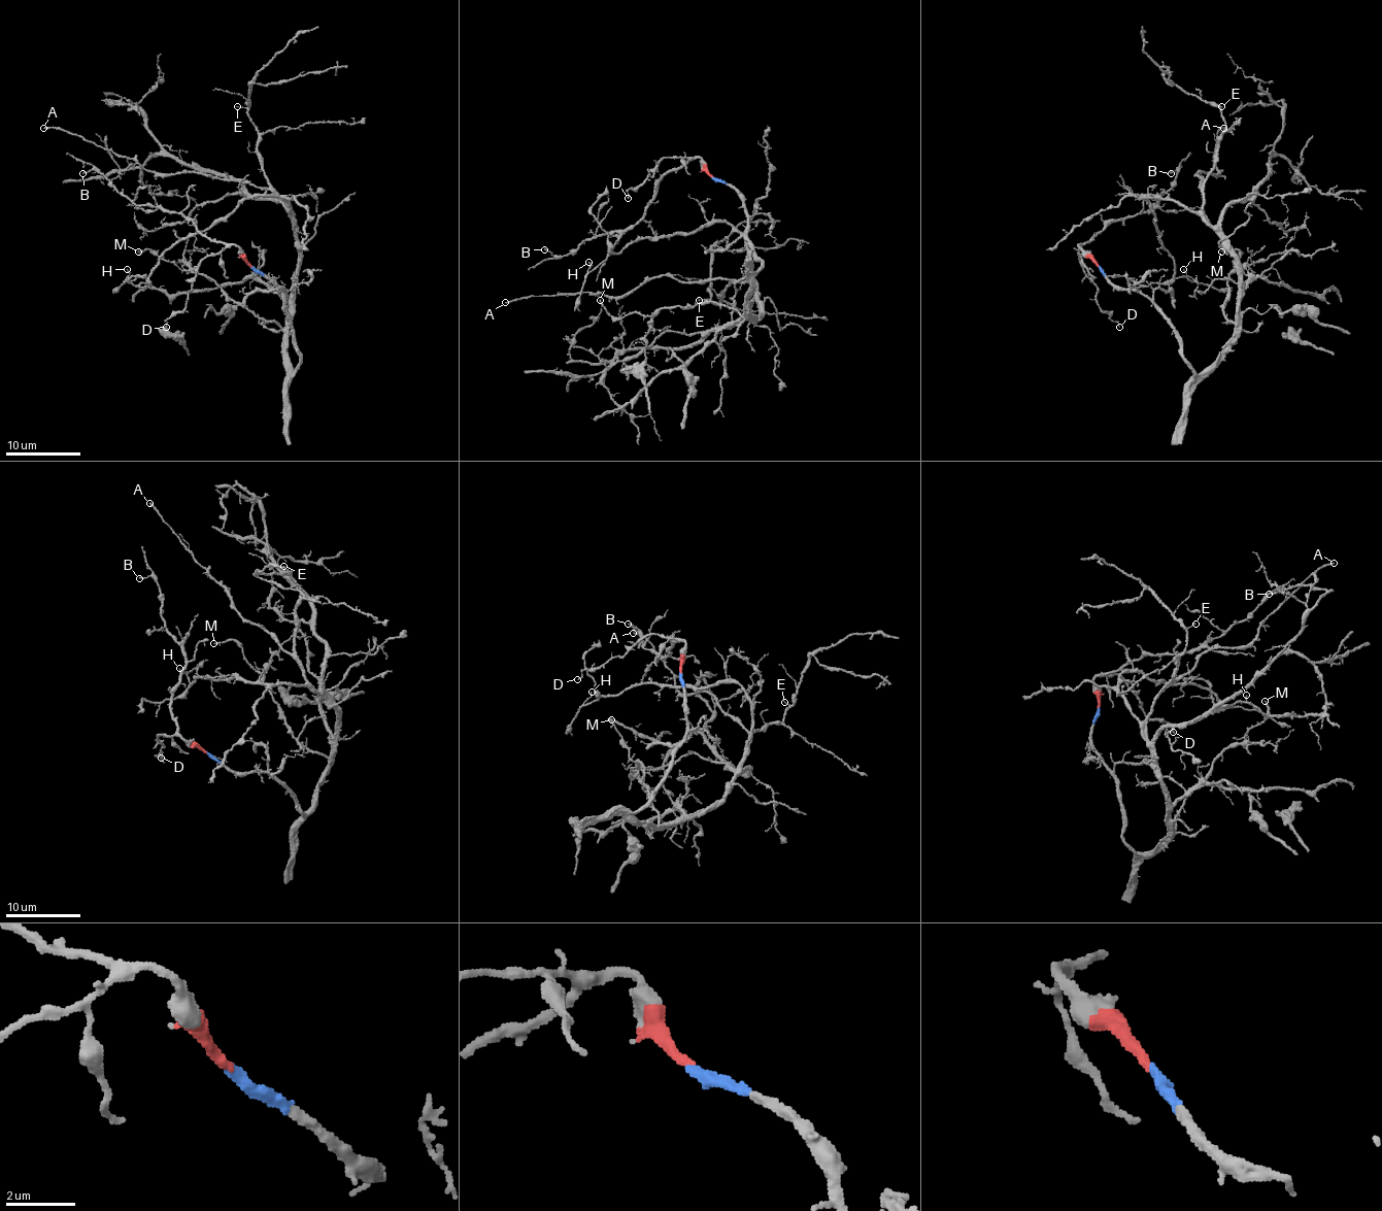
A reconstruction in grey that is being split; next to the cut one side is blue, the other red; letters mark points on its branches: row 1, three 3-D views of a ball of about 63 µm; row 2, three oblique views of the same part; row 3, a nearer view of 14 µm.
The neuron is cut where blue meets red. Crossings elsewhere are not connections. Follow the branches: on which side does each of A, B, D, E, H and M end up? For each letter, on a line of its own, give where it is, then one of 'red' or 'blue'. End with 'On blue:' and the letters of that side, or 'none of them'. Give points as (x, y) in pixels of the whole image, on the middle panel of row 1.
A: at (505, 302); blue
B: at (544, 249); red
D: at (628, 198); red
E: at (699, 300); blue
H: at (588, 262); blue
M: at (600, 300); blue
On blue: A, E, H, M

